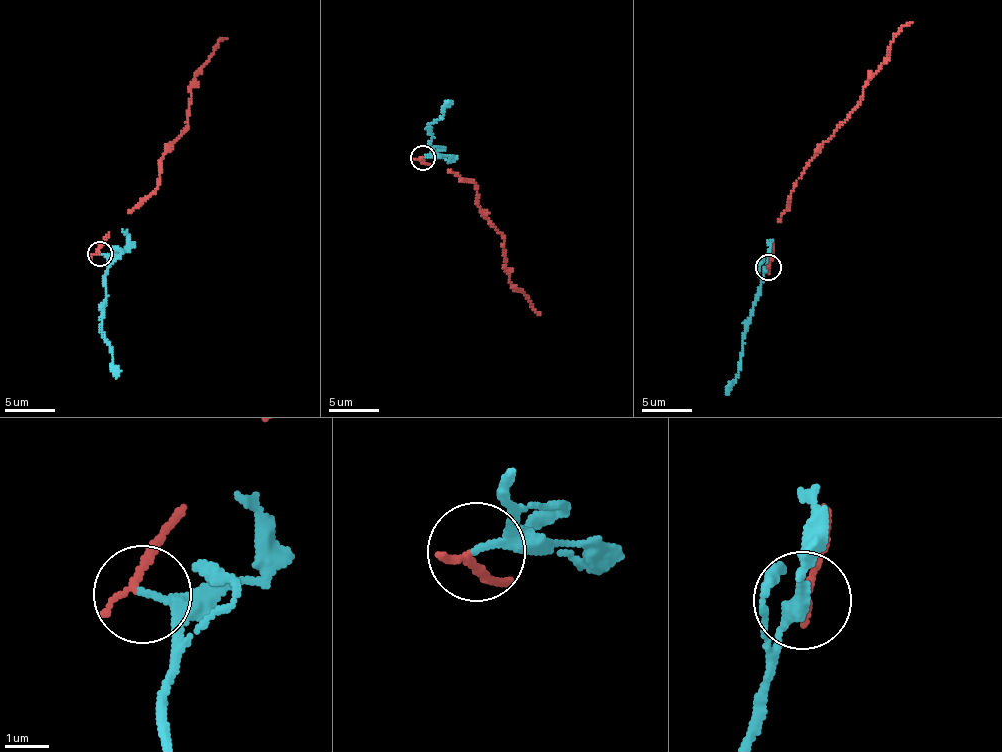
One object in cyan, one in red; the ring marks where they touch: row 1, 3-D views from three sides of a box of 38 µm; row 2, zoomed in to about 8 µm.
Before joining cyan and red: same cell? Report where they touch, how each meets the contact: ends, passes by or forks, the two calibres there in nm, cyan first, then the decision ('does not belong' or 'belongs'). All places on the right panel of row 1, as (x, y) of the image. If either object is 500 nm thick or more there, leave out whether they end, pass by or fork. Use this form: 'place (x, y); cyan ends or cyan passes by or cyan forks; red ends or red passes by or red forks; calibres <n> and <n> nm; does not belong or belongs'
place (768, 267); cyan ends; red ends; calibres 190 and 180 nm; does not belong

